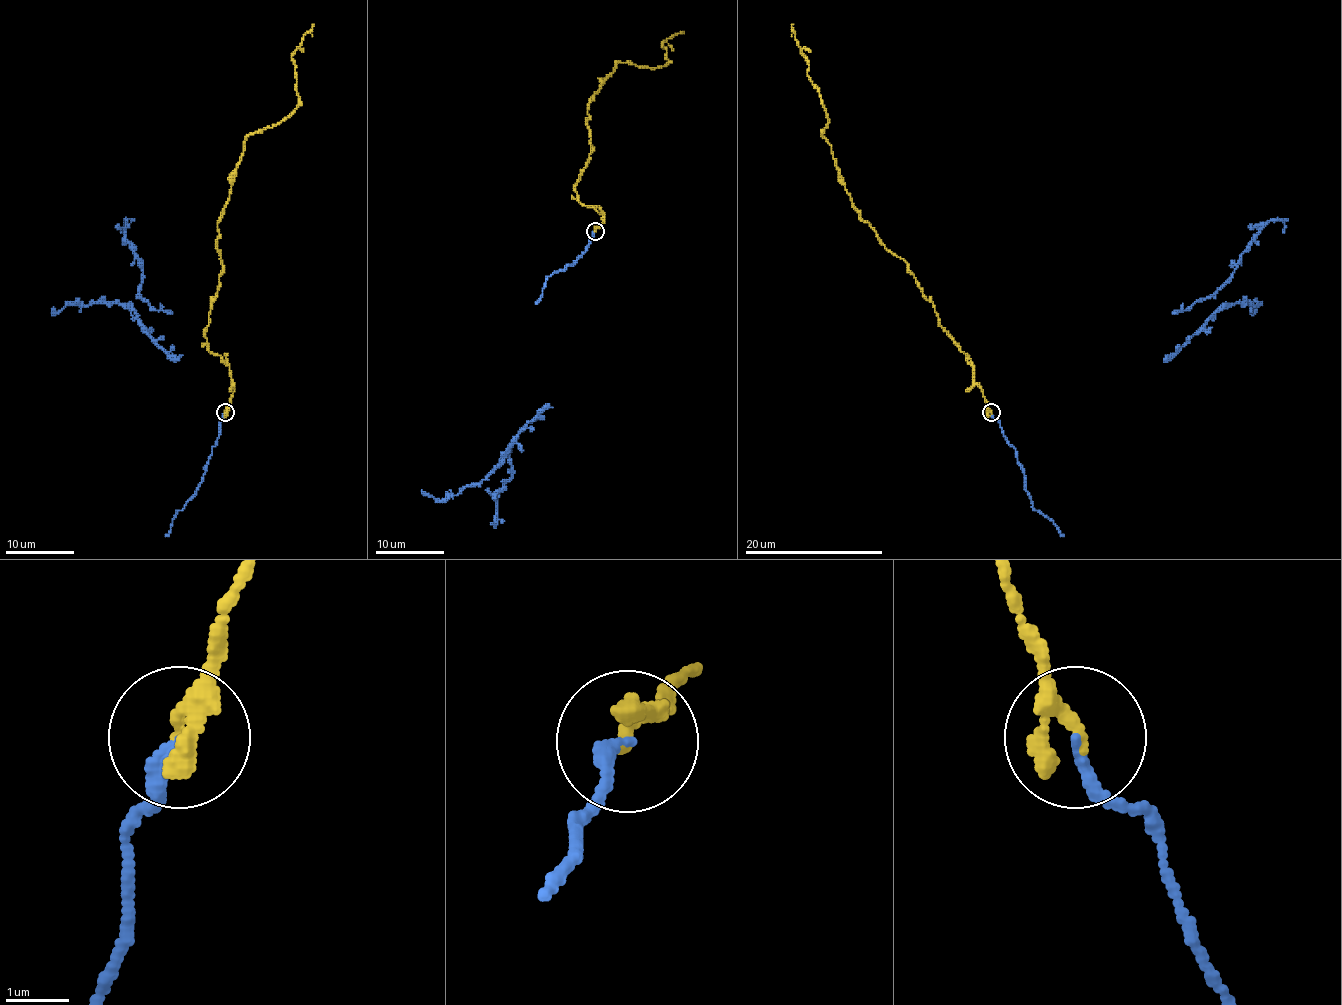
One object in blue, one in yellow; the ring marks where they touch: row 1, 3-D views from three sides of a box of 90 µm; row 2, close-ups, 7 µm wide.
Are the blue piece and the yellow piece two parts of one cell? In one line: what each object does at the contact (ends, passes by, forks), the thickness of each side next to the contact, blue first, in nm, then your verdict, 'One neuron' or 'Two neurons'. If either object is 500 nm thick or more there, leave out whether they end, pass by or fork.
At the ring blue ends. At the ring yellow passes by. Thickness 190 nm (blue) against 190 nm. One neuron

